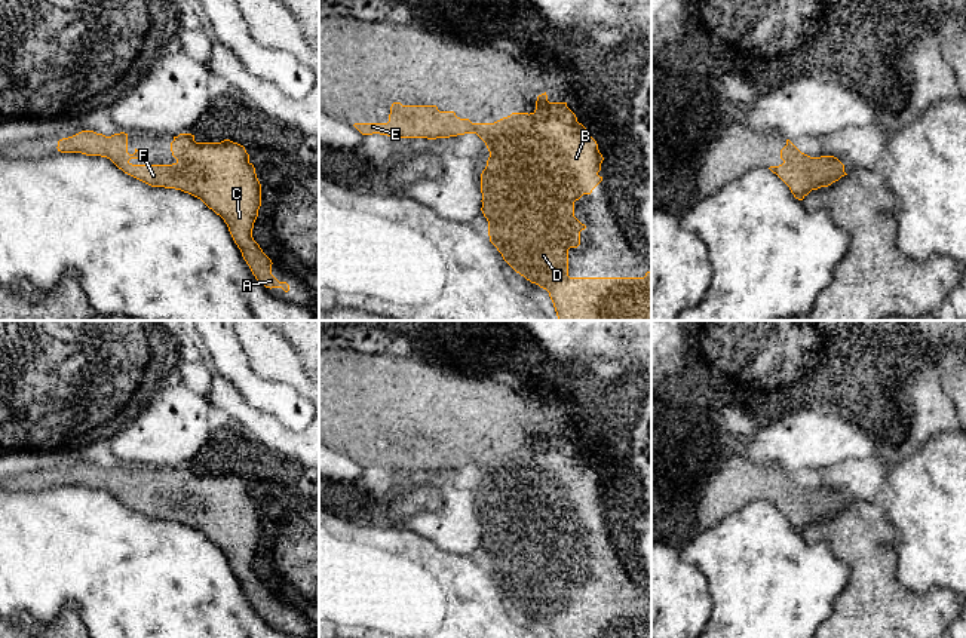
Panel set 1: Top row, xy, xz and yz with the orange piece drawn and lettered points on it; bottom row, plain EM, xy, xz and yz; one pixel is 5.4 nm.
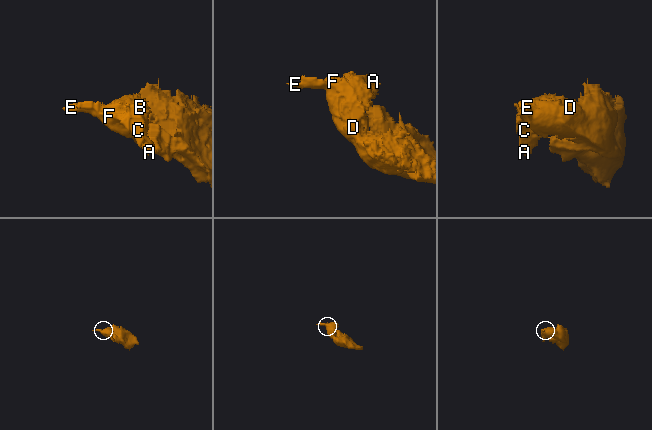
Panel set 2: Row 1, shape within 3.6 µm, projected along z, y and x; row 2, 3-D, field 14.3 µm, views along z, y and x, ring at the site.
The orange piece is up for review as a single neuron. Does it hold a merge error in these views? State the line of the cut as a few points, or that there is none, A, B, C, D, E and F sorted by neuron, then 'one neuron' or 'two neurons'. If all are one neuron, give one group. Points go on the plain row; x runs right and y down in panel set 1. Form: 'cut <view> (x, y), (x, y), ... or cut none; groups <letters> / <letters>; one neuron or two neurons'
cut none; groups A B C D E F; one neuron

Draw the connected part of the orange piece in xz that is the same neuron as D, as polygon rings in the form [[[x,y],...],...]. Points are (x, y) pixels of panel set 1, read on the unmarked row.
[[[545,424],[537,429],[533,445],[512,445],[494,456],[472,456],[454,444],[439,444],[436,438],[393,435],[387,456],[353,458],[362,467],[393,470],[436,472],[476,466],[490,484],[481,506],[481,543],[488,553],[490,574],[516,605],[546,622],[553,638],[651,638],[651,602],[644,610],[568,608],[568,582],[580,577],[580,564],[586,561],[574,549],[574,534],[602,513],[598,504],[604,490],[567,435],[549,435]]]

